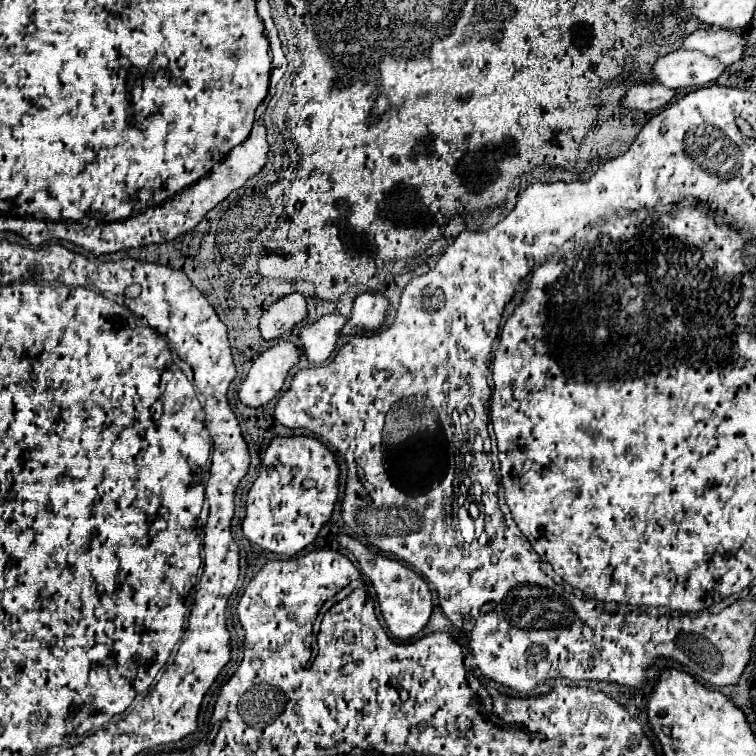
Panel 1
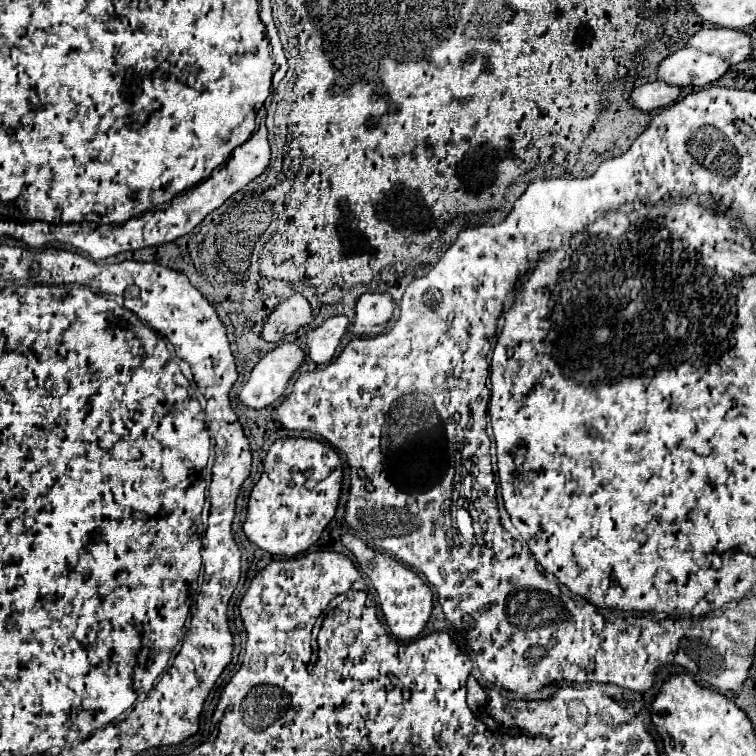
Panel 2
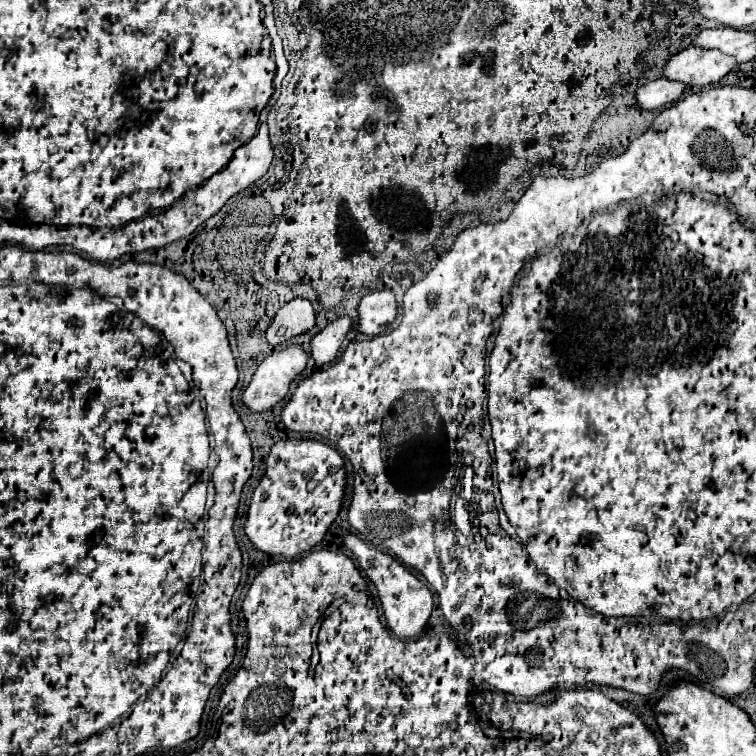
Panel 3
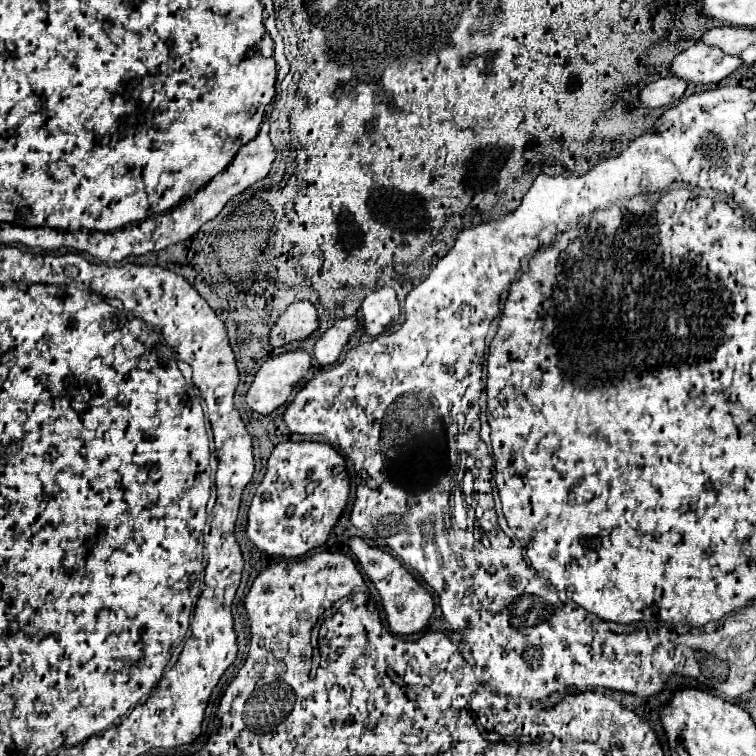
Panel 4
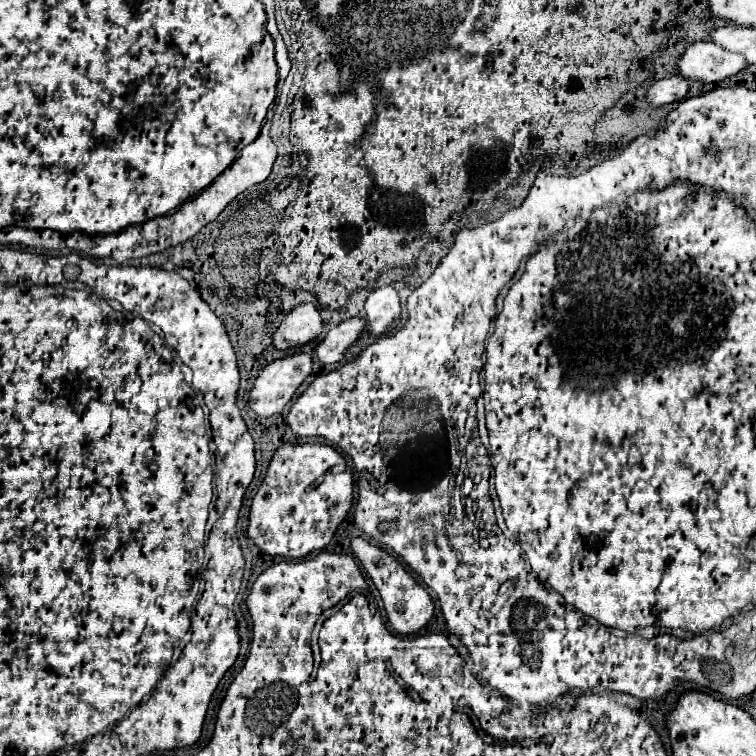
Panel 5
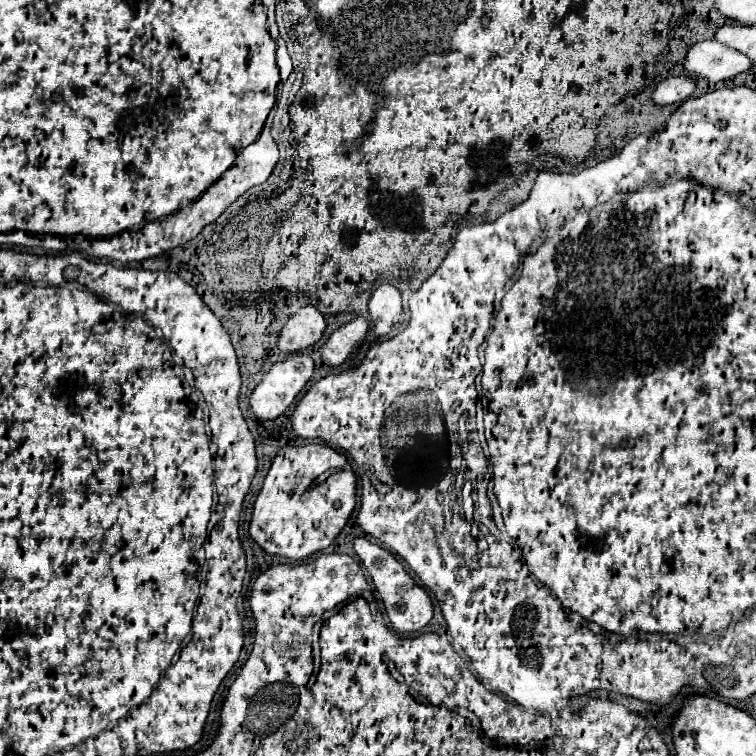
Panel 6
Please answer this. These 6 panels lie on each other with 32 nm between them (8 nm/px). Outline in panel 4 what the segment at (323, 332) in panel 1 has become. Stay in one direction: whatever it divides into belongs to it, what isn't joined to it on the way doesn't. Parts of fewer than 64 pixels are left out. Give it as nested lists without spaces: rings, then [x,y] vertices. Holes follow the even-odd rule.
[[[340,318],[336,320],[316,342],[314,342],[314,360],[320,366],[330,366],[338,360],[342,348],[350,340],[350,336],[358,328],[356,318]]]

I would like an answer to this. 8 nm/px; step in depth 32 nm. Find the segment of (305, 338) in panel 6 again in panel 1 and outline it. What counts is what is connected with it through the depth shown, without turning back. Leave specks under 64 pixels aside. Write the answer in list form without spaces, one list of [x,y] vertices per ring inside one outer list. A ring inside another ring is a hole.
[[[300,292],[282,296],[270,304],[260,316],[260,334],[266,340],[284,336],[292,326],[304,322],[306,318],[306,300]]]

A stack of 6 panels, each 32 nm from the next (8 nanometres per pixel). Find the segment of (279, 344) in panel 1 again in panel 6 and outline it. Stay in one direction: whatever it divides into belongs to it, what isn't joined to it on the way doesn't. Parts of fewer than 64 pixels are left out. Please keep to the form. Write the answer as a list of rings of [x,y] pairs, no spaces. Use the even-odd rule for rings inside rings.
[[[290,354],[286,360],[276,362],[268,372],[264,372],[262,380],[258,382],[258,386],[254,388],[254,392],[250,396],[250,406],[252,406],[254,414],[260,416],[262,420],[274,420],[280,414],[284,414],[286,408],[296,398],[296,394],[312,378],[312,374],[314,374],[314,360],[308,354]]]

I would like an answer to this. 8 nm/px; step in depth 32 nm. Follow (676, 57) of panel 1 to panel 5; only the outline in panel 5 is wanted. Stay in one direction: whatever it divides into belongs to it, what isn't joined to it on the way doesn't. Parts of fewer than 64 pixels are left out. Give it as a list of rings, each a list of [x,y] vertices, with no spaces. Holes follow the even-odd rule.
[[[696,42],[678,58],[676,70],[682,78],[690,82],[718,84],[720,80],[734,76],[746,66],[748,64],[744,56],[740,54],[726,52],[712,42]]]

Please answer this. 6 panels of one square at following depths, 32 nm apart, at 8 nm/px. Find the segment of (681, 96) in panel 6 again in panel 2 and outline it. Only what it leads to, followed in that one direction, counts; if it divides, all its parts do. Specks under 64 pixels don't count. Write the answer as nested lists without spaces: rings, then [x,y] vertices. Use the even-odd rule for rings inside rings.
[[[656,80],[656,82],[648,82],[644,86],[636,86],[630,92],[630,100],[628,102],[638,110],[652,112],[652,110],[666,108],[678,96],[680,96],[680,88],[678,86],[668,86],[668,84],[660,82],[660,80]]]

